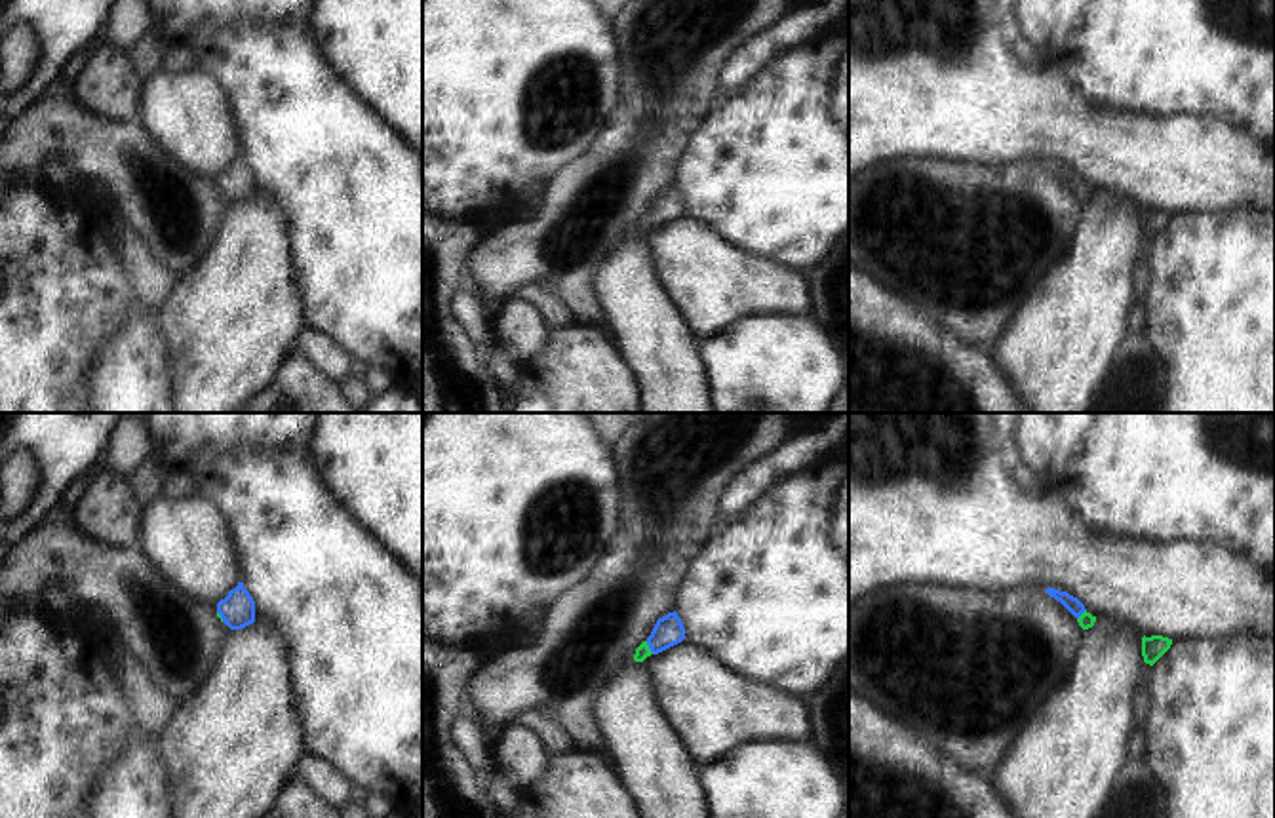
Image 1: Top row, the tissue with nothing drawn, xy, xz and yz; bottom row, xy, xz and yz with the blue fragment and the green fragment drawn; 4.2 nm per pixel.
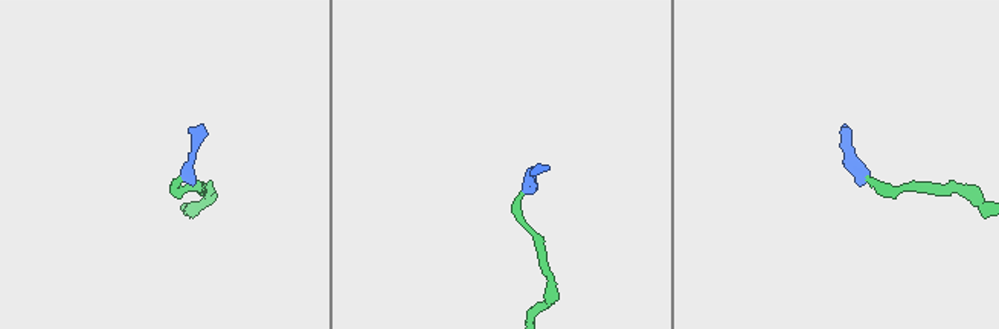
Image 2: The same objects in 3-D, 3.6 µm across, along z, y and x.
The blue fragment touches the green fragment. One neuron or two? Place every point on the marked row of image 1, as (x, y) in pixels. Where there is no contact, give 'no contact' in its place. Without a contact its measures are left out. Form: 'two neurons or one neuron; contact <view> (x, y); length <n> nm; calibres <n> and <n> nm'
one neuron; contact xz (649, 647); length 70 nm; calibres 130 and 60 nm

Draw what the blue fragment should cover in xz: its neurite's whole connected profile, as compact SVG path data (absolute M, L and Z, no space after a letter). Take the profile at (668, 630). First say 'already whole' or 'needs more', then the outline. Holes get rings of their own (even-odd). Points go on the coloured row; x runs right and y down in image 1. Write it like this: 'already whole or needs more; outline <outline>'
needs more; outline M677 613L658 618L651 635L636 649L634 660L643 662L651 654L658 654L685 639L685 628Z

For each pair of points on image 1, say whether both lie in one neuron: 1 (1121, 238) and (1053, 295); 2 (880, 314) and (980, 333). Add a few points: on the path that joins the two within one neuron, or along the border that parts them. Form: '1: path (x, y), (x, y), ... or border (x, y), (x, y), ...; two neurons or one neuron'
1: path (1104, 255), (1070, 290); one neuron
2: border (904, 297), (941, 328), (950, 328), (979, 347); two neurons

